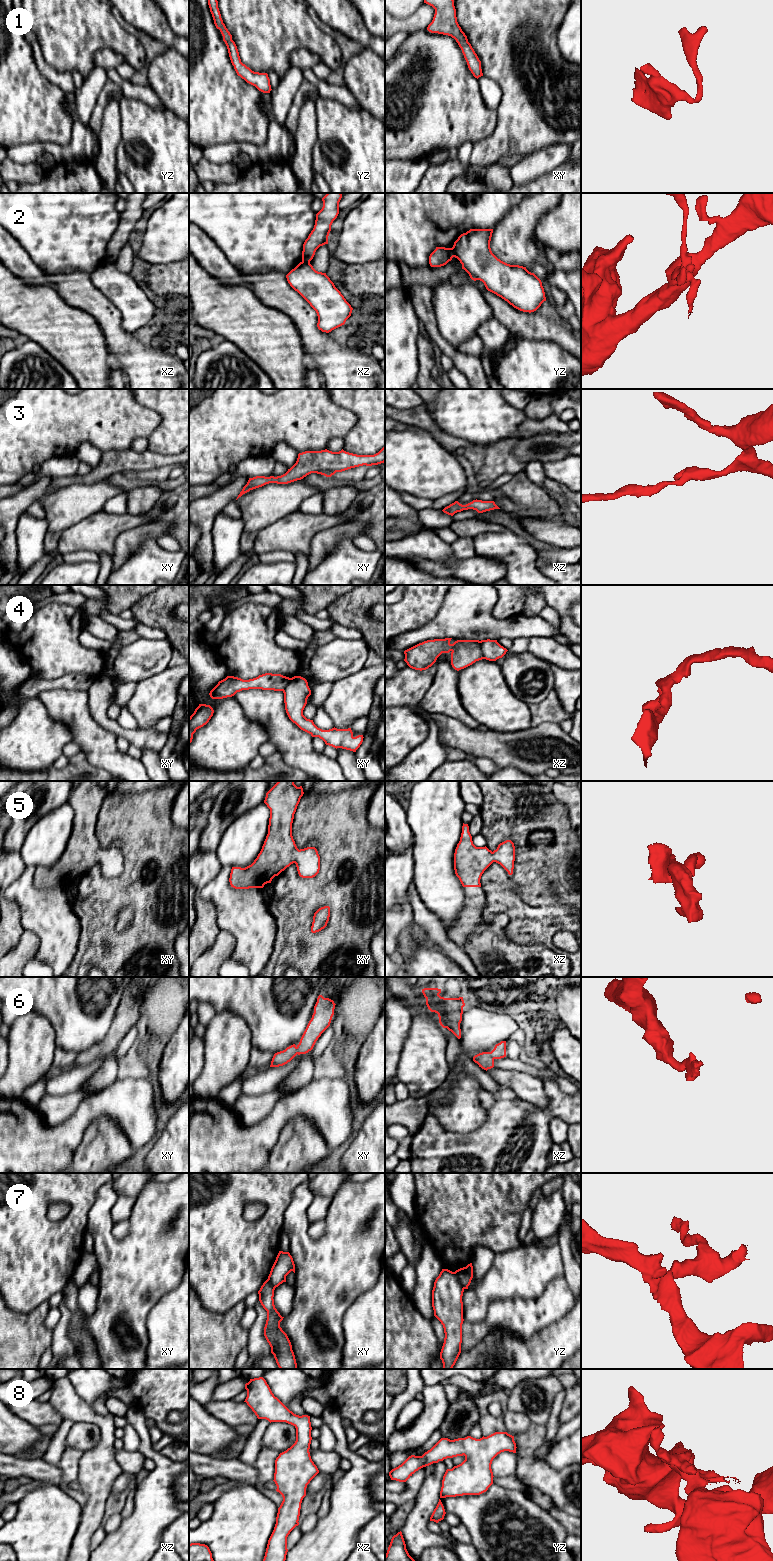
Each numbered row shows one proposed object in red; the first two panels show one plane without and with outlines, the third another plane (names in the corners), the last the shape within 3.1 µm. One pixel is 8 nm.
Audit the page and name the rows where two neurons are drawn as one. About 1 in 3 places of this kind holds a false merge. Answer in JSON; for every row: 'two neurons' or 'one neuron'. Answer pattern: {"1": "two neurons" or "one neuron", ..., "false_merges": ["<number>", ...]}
{"1": "one neuron", "2": "two neurons", "3": "one neuron", "4": "two neurons", "5": "one neuron", "6": "one neuron", "7": "two neurons", "8": "one neuron", "false_merges": ["2", "4", "7"]}

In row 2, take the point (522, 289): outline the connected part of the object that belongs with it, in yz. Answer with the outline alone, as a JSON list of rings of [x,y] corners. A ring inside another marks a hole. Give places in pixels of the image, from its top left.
[[[470,229],[461,234],[452,247],[454,257],[474,281],[480,280],[486,289],[523,312],[534,312],[546,301],[541,280],[526,267],[510,265],[498,259],[491,251],[490,241],[493,229]]]

